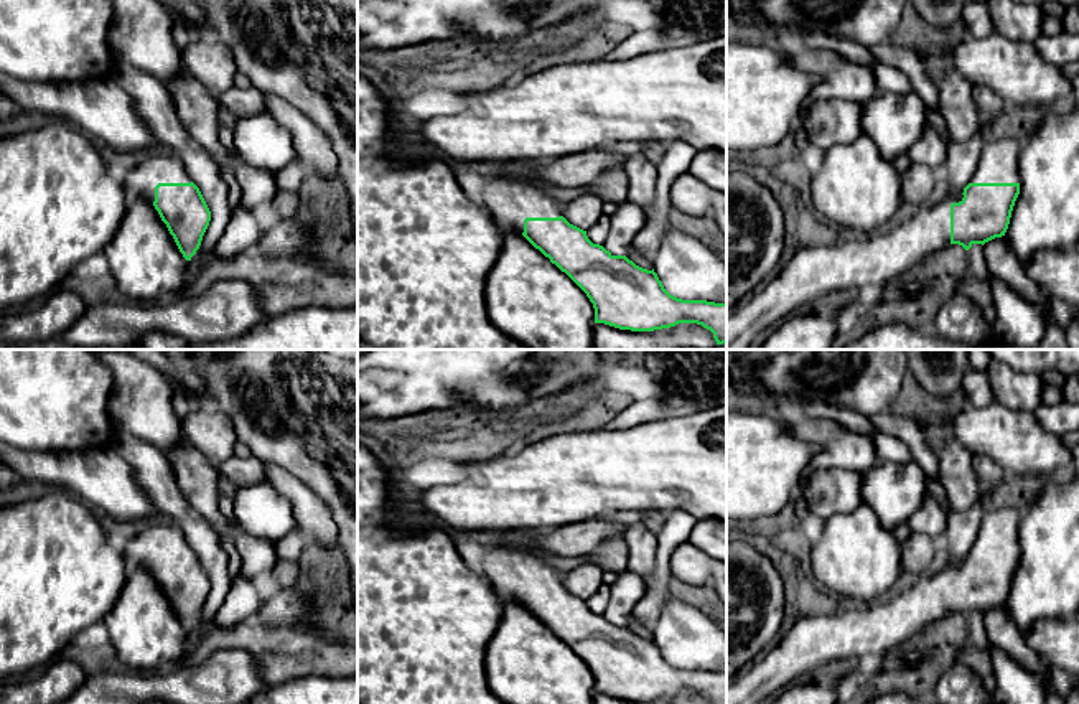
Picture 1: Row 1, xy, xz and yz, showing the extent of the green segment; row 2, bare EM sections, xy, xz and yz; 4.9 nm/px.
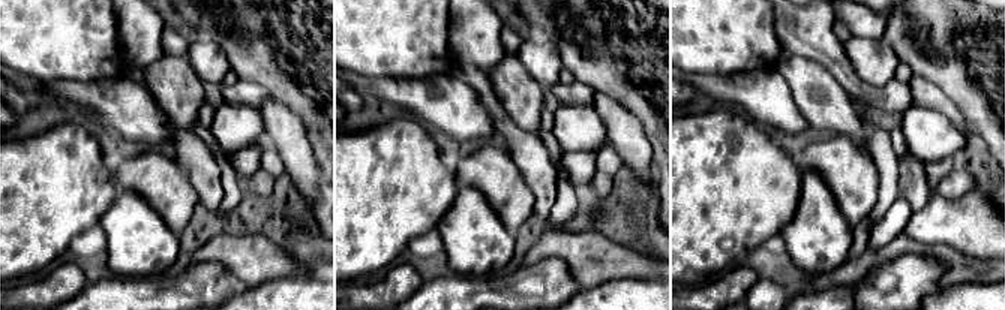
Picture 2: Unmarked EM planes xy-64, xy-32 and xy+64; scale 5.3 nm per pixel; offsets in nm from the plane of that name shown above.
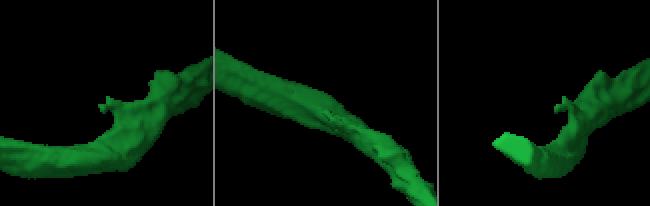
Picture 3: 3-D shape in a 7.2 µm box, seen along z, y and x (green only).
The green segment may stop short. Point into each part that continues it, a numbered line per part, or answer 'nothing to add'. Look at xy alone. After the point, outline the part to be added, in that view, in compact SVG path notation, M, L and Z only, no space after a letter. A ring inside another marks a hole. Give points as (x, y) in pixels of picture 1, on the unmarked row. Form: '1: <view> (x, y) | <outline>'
1: xy (140, 546) | M152 521L142 529L133 529L120 537L120 549L127 569L142 567L153 574L158 552L191 552L191 546L181 528L175 523L161 524Z

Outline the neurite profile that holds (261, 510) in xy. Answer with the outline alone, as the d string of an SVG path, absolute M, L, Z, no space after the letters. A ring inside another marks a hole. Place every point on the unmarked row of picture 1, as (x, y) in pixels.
M269 483L237 488L232 496L234 516L239 531L259 536L272 542L297 531L293 509Z

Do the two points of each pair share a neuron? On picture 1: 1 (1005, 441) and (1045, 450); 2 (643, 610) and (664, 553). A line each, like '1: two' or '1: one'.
1: one
2: one

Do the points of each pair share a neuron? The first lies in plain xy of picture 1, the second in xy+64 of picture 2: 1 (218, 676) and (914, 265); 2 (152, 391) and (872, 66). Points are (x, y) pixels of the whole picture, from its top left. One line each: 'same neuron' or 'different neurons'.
1: same neuron
2: different neurons

